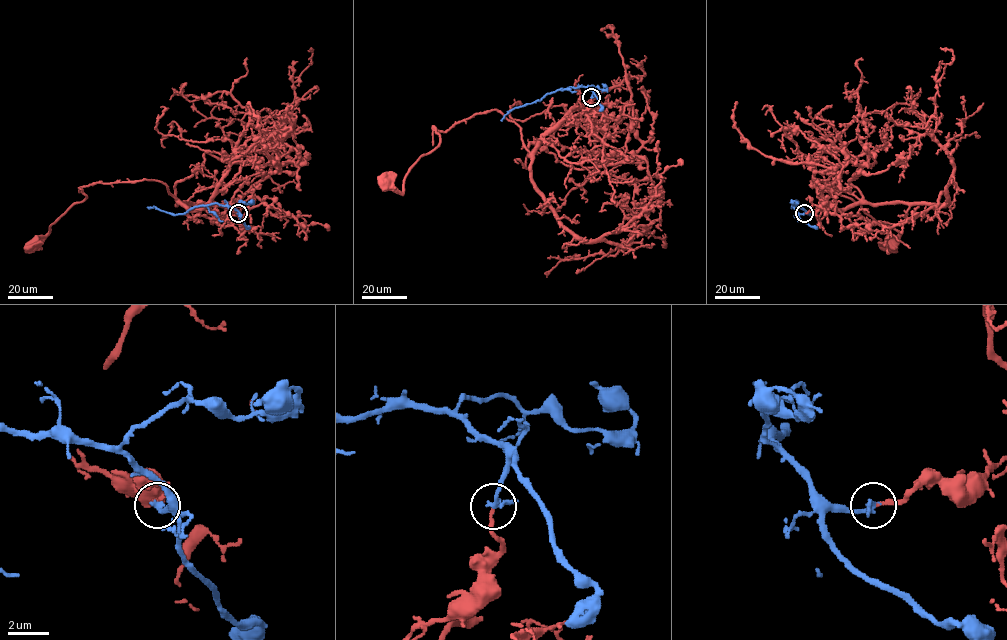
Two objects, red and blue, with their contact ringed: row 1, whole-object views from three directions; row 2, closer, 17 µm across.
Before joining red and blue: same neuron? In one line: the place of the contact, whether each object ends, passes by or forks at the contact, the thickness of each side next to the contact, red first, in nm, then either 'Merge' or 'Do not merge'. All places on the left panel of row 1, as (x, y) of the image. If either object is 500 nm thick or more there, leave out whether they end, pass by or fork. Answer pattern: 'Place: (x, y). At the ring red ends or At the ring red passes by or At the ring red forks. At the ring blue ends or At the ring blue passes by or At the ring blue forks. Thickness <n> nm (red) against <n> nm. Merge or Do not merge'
Place: (238, 213). At the ring red ends. At the ring blue passes by. Thickness 180 nm (red) against 200 nm. Merge

